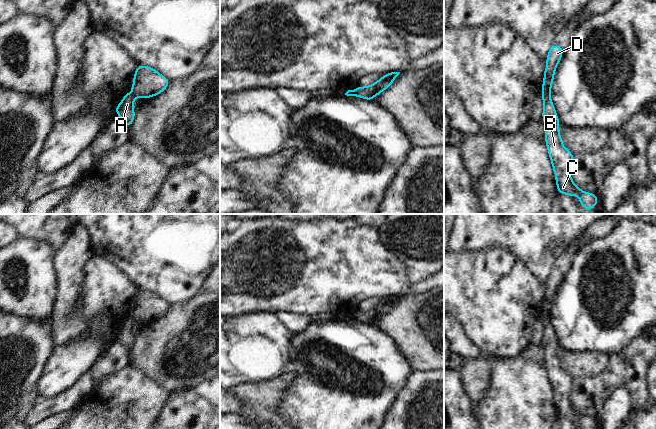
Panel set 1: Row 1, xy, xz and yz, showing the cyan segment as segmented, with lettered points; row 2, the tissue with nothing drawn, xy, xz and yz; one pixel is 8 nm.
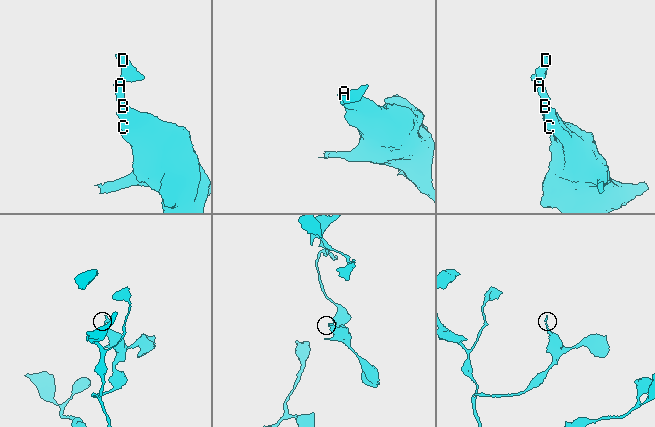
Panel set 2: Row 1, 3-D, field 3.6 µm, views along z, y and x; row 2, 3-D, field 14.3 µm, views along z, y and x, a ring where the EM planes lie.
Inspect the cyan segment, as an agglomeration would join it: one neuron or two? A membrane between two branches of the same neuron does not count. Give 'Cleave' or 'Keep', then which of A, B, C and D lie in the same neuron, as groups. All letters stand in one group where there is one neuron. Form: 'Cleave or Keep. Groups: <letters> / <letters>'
Cleave. Groups: A B C / D

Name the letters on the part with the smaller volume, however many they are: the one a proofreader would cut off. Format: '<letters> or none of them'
D

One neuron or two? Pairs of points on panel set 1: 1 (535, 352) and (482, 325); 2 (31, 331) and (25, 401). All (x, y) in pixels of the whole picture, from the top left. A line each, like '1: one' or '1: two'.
1: two
2: one

